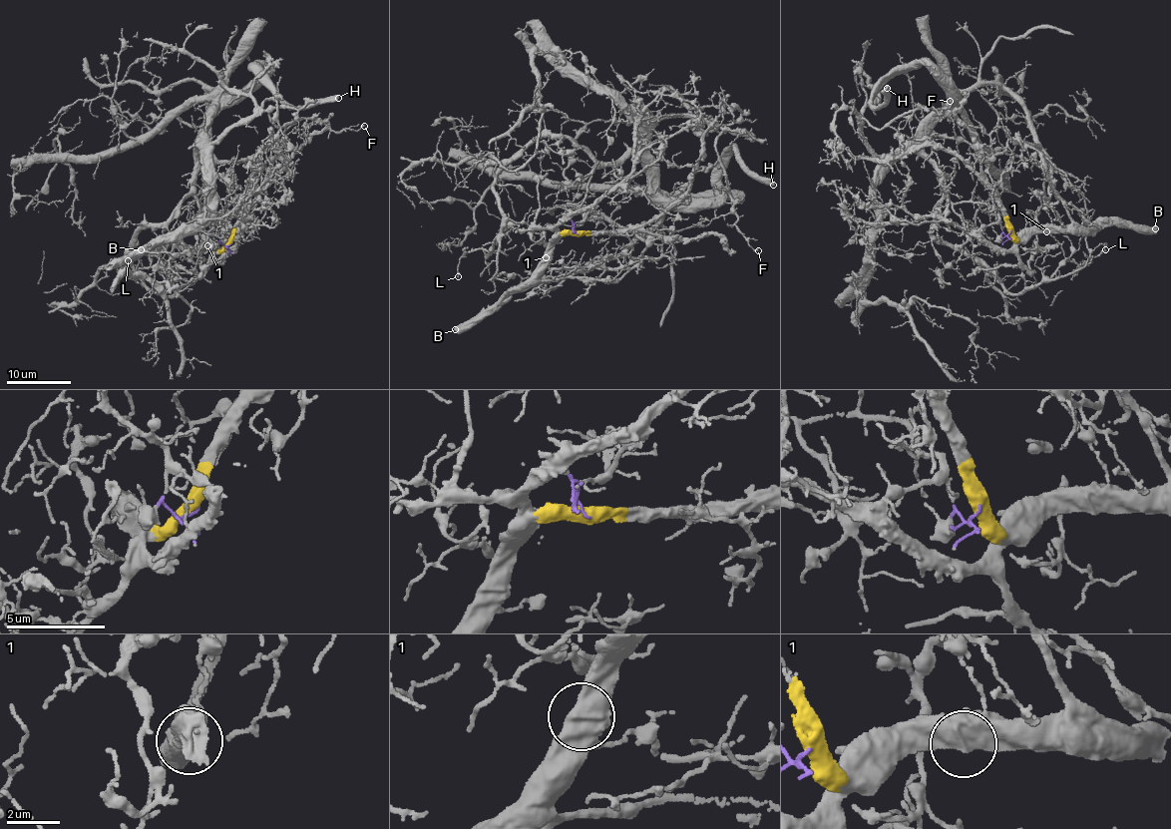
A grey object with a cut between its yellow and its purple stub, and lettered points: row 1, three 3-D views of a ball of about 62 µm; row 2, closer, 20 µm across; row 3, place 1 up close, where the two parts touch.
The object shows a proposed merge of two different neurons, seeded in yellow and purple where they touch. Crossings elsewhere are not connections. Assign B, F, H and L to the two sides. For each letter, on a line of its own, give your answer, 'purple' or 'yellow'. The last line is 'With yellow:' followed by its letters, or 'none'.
B: yellow
F: purple
H: purple
L: purple
With yellow: B

